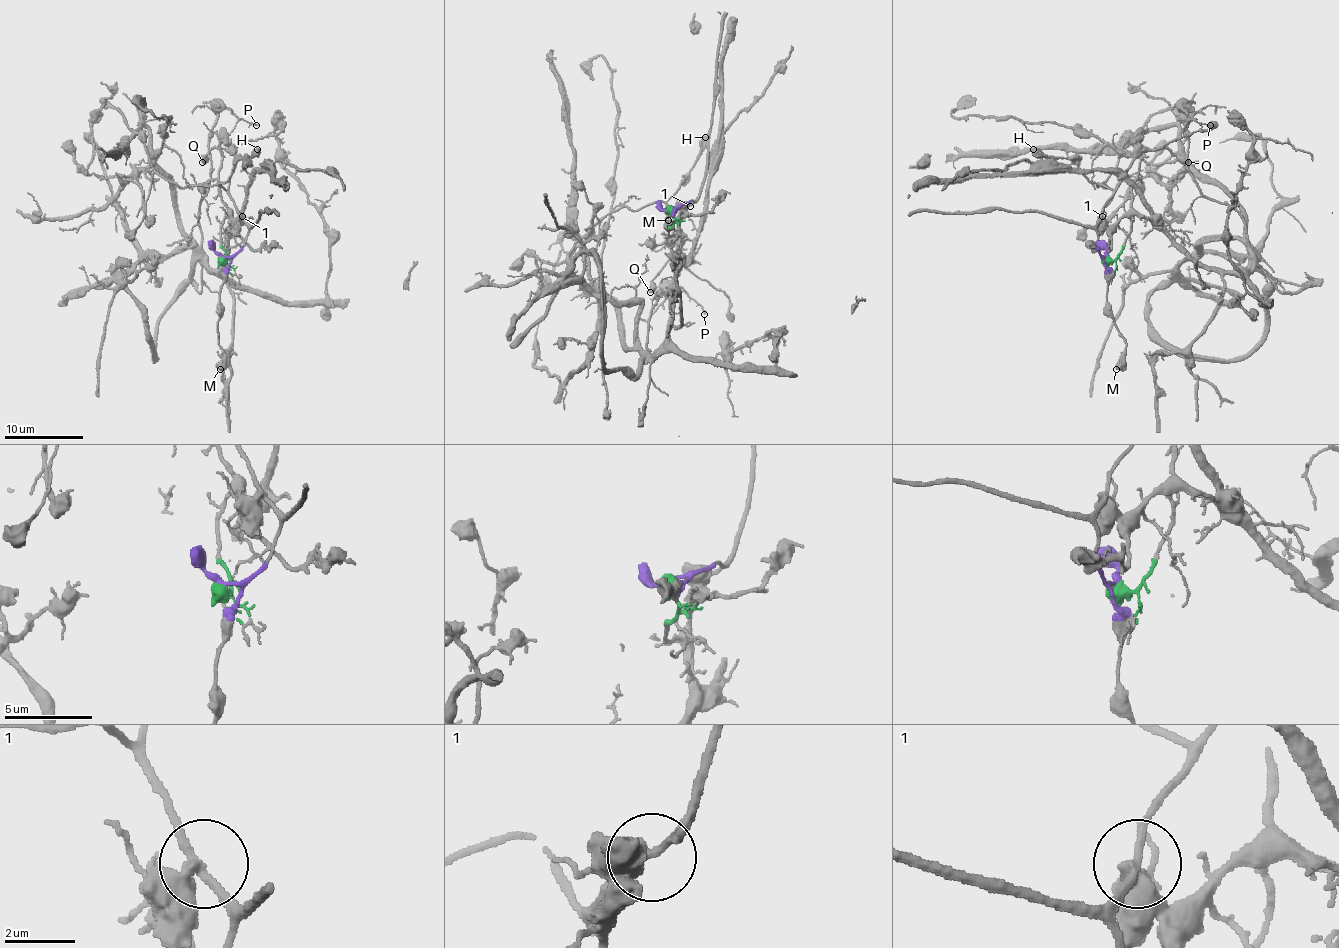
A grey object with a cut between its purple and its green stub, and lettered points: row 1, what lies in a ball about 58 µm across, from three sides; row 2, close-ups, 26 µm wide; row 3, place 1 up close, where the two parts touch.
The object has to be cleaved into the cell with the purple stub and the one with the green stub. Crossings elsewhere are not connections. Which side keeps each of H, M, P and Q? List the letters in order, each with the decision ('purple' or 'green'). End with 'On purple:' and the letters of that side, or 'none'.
H: purple
M: purple
P: green
Q: purple
On purple: H, M, Q

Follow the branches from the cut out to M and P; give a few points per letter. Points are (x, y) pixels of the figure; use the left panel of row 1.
M: (221, 257), (229, 257), (231, 263), (227, 280), (219, 294), (219, 344), (223, 361), (219, 369)
P: (221, 257), (231, 217), (229, 255), (217, 271), (207, 265), (199, 221), (209, 130), (229, 109), (257, 125)

